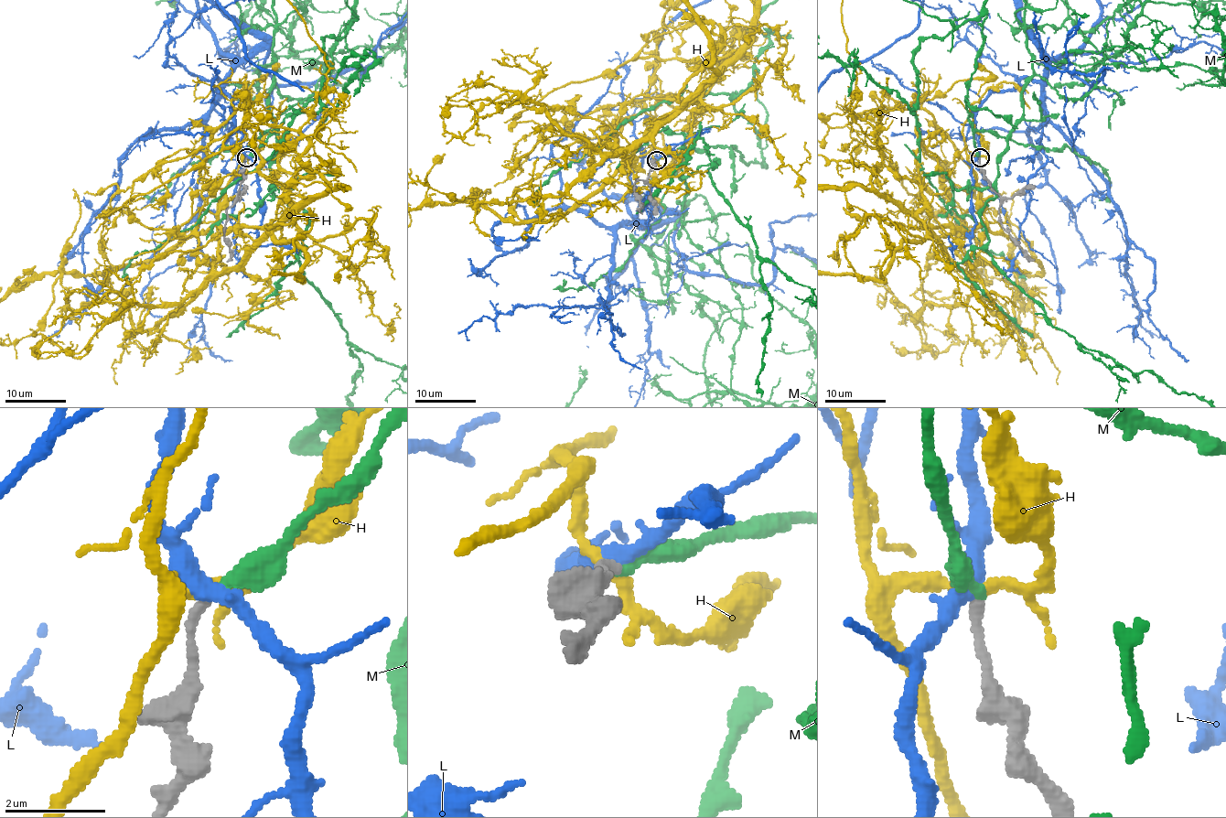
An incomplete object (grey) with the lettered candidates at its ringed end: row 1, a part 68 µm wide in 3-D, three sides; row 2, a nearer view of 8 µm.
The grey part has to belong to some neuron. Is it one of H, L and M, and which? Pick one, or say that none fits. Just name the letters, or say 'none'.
M

